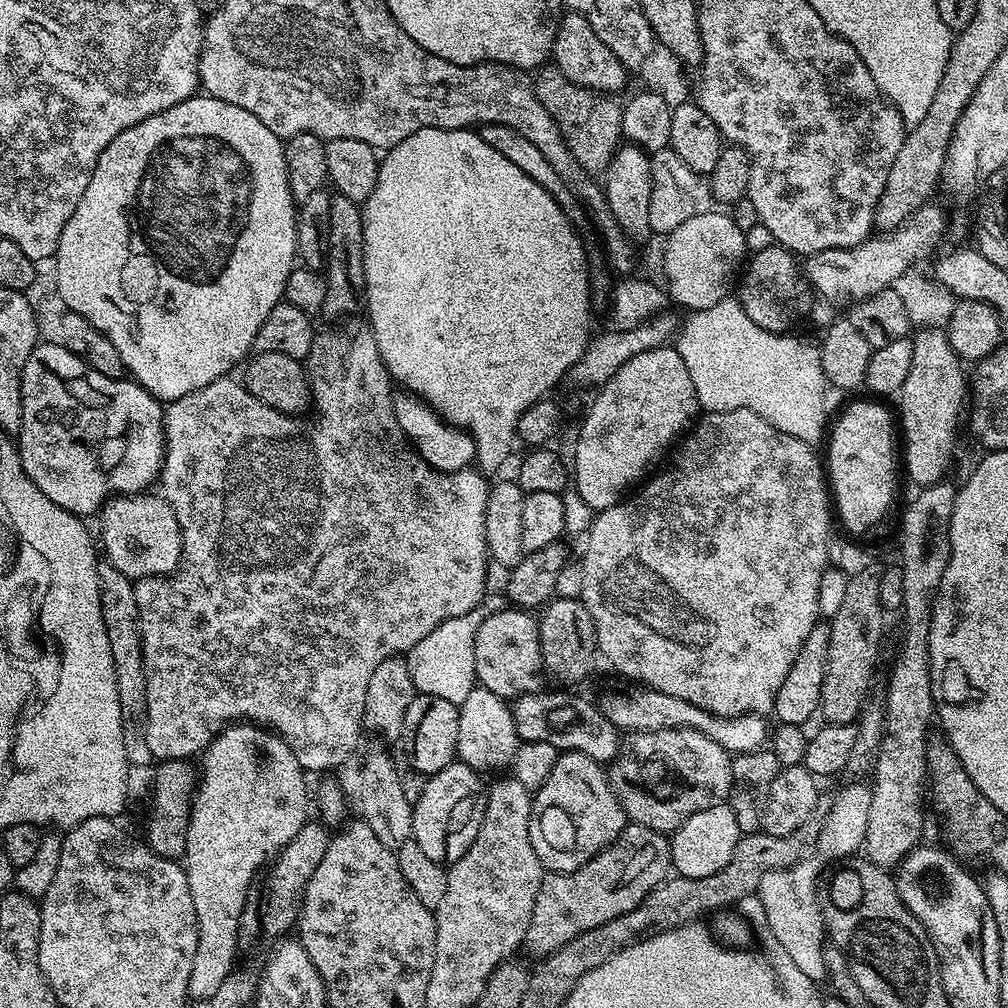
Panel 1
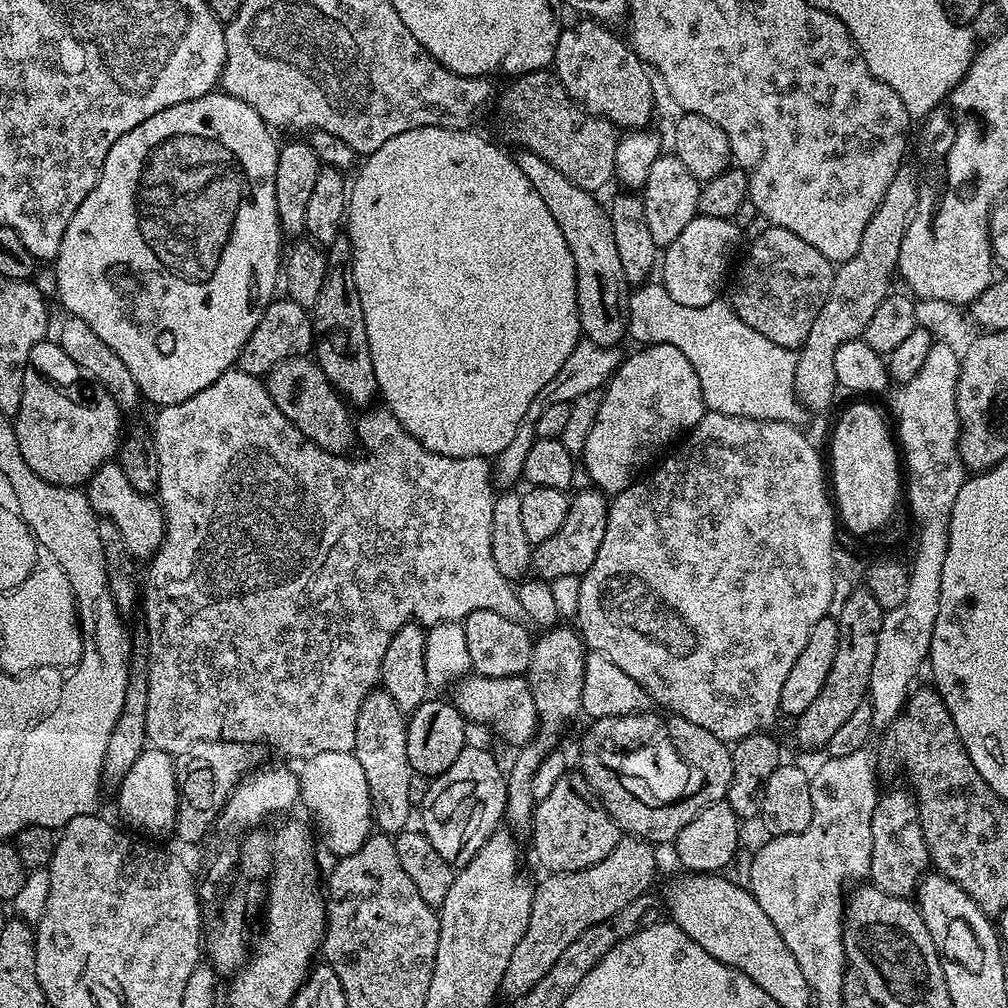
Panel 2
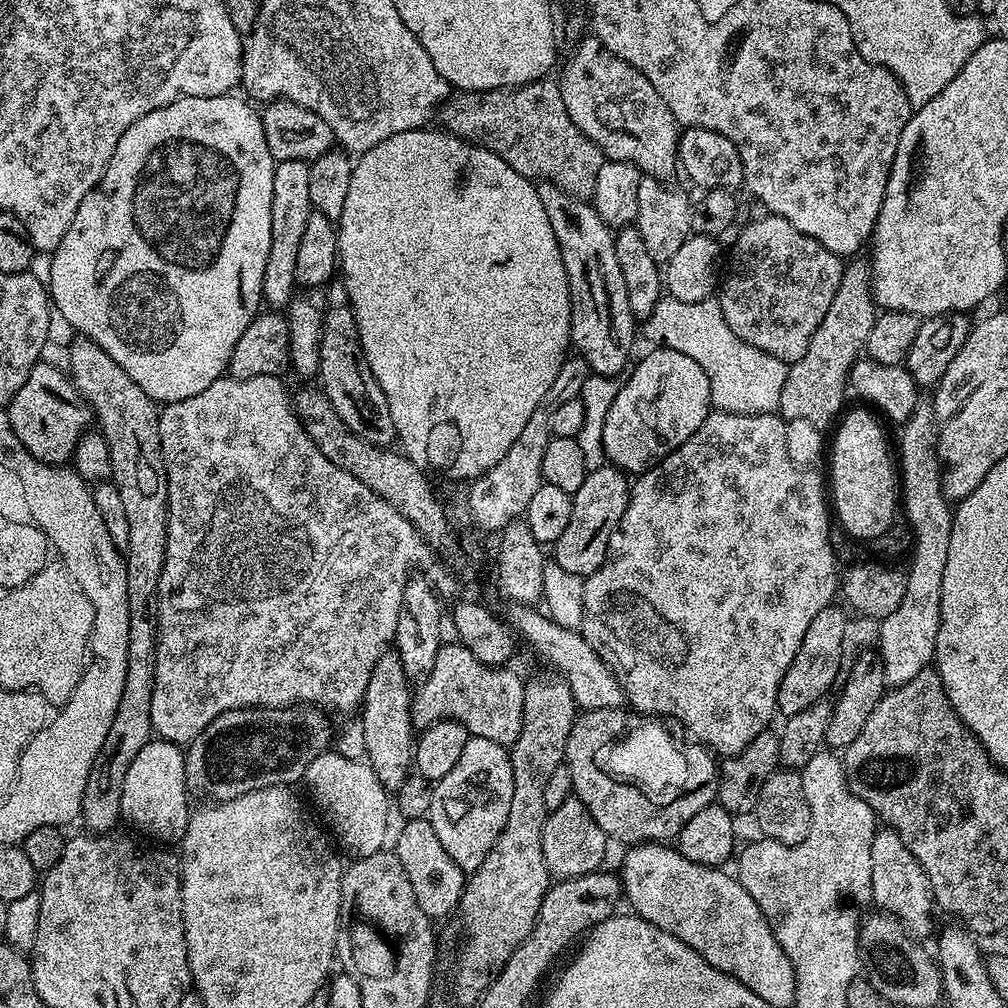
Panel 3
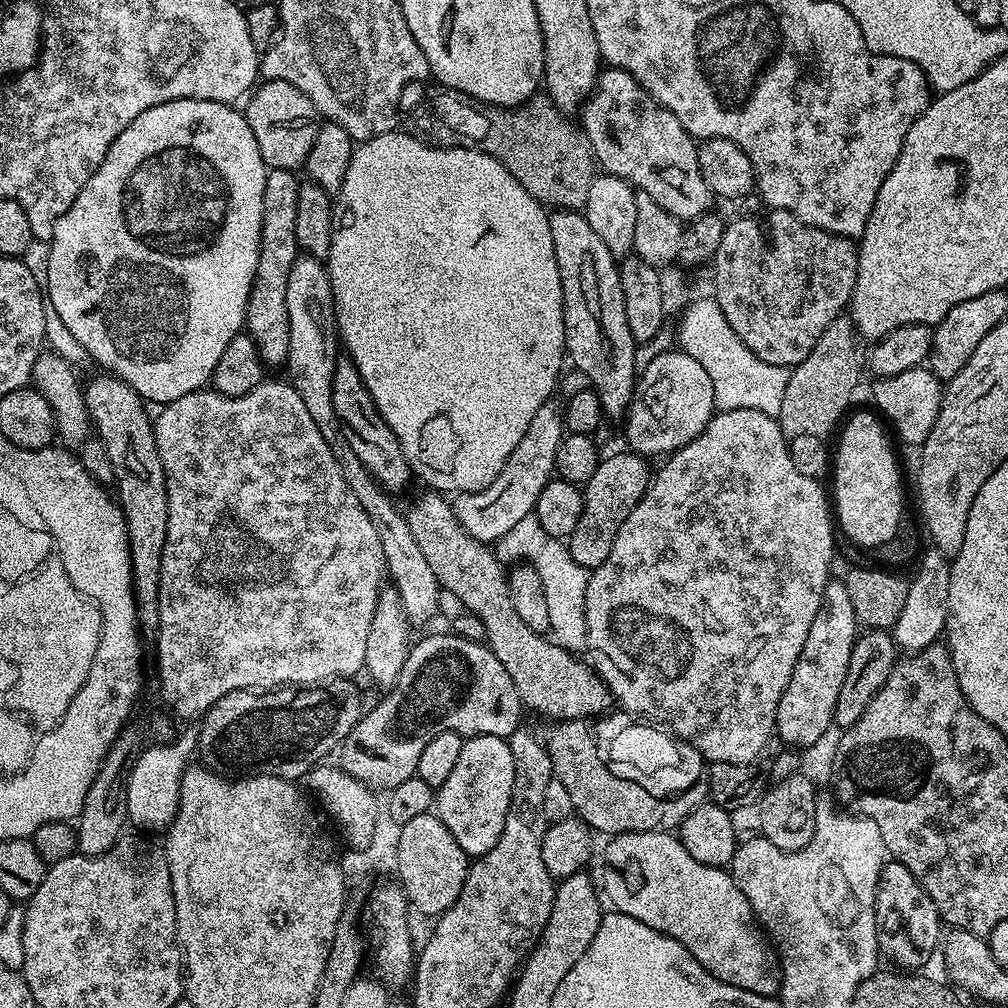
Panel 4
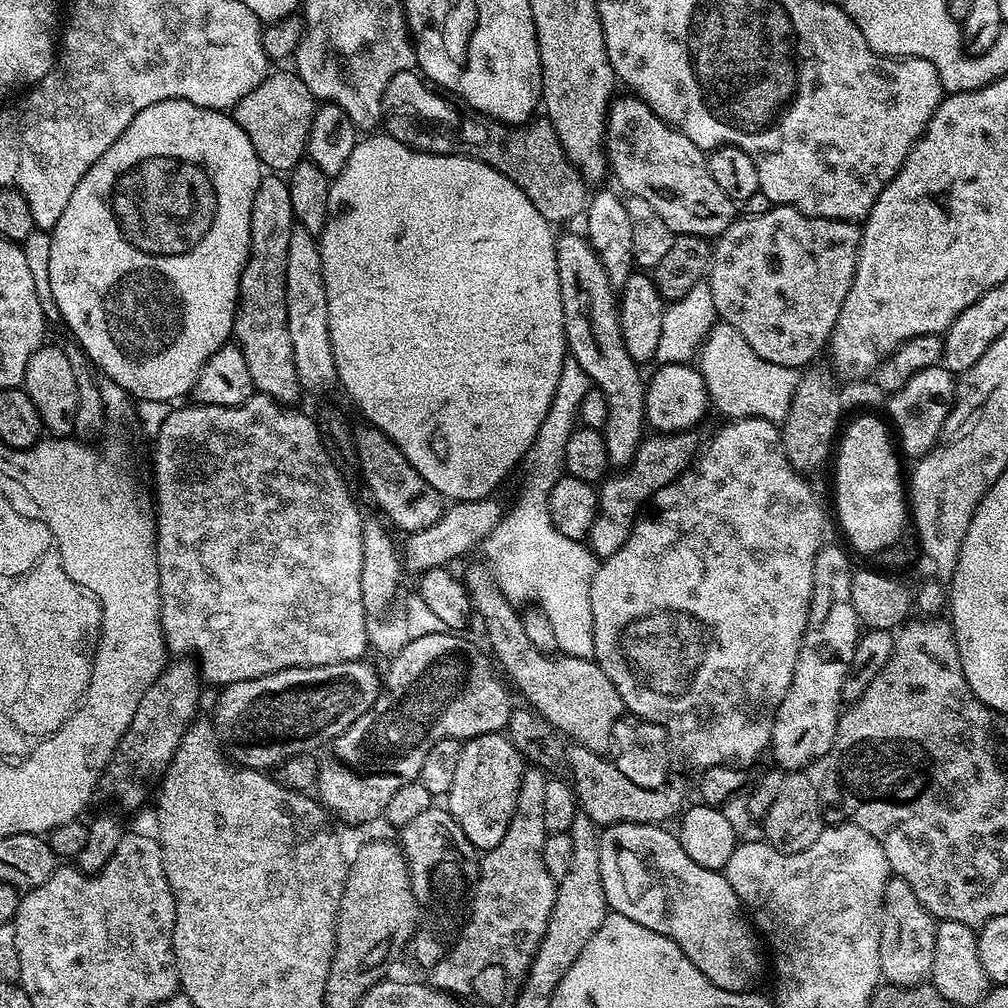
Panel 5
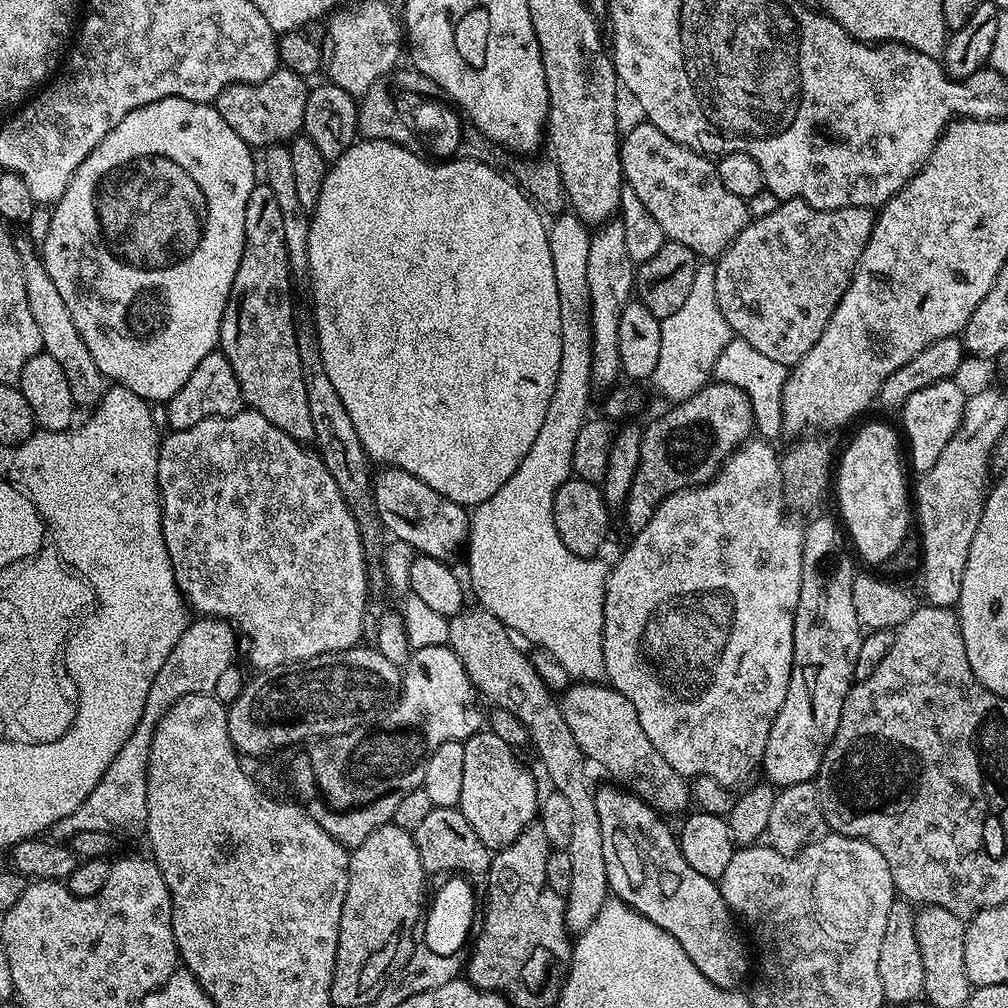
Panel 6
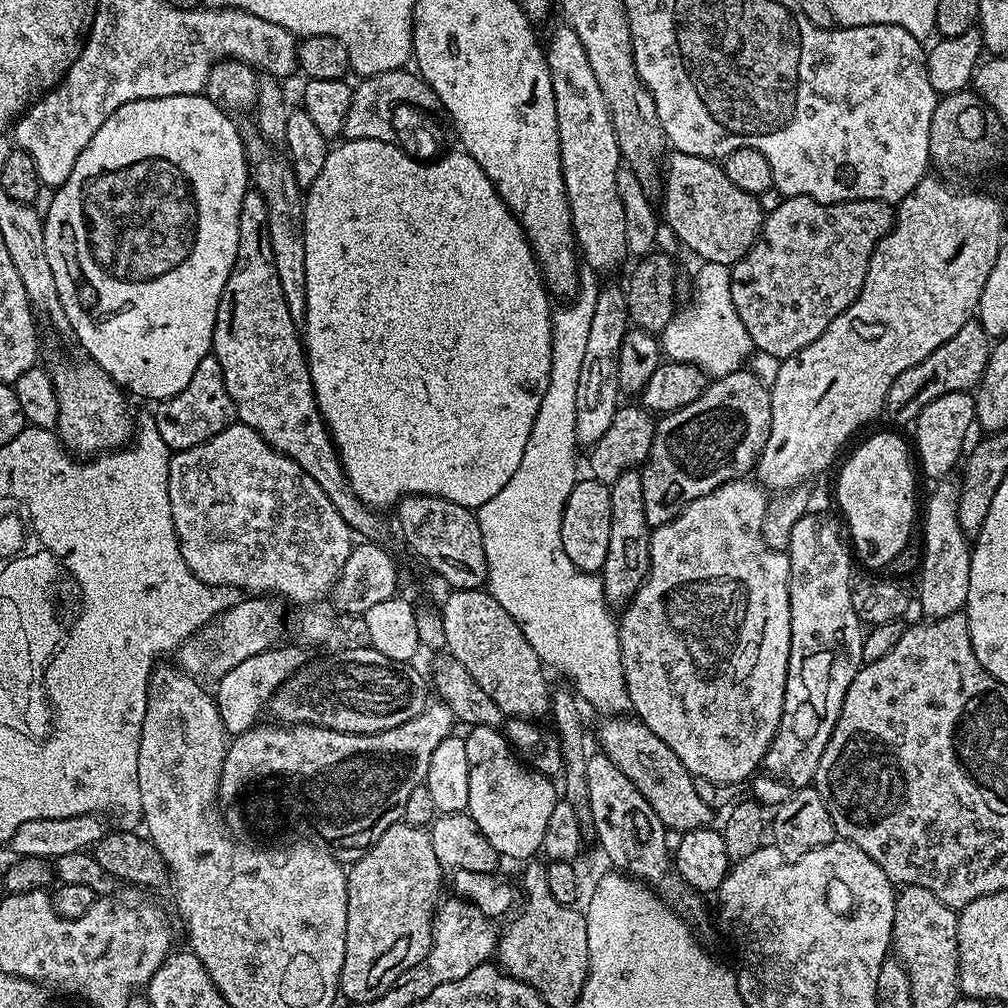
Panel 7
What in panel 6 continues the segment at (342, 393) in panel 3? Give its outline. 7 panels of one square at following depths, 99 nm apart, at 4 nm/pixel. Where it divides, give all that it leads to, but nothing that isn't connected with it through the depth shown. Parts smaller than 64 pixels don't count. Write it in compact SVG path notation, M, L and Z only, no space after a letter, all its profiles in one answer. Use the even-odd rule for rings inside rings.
M381 467L372 482L372 496L376 499L376 509L381 525L393 533L395 539L409 544L415 553L448 562L456 551L468 542L470 512L465 505L454 502L438 490L430 490L422 478L401 468Z

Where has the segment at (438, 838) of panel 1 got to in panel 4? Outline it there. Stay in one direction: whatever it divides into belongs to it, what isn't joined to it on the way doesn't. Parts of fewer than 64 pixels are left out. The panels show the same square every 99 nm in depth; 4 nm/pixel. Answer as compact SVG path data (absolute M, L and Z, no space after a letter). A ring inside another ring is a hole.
M470 736L465 739L462 746L462 754L458 754L458 763L455 764L450 778L446 778L444 785L435 793L434 796L434 812L439 816L441 822L446 826L446 830L450 830L450 834L454 834L454 838L458 842L458 846L462 846L464 853L470 858L475 858L486 854L494 846L494 842L498 842L498 838L502 834L502 826L506 826L506 814L510 806L510 794L514 790L514 754L512 753L512 745L503 736Z

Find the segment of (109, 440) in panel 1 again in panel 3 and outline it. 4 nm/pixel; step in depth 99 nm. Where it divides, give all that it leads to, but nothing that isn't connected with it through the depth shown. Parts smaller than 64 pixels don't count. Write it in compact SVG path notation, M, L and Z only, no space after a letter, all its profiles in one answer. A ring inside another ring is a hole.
M47 362L36 364L30 370L30 378L22 382L22 390L18 390L18 394L14 394L14 398L6 406L10 426L18 442L22 442L22 446L26 446L26 450L34 458L57 466L67 465L71 461L82 434L89 431L93 419L88 403L71 379L61 372Z

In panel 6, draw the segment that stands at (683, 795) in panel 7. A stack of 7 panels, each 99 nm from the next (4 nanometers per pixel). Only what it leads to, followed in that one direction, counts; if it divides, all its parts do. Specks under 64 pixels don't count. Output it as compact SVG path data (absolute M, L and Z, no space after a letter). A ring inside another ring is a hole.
M572 682L558 703L566 726L570 726L570 734L574 734L574 742L578 742L591 763L593 760L610 775L625 780L620 782L661 814L683 813L683 808L689 807L689 781L677 774L674 766L654 750L650 738L646 738L646 730L642 730L642 722L638 722L638 710L634 710L626 694L604 682Z

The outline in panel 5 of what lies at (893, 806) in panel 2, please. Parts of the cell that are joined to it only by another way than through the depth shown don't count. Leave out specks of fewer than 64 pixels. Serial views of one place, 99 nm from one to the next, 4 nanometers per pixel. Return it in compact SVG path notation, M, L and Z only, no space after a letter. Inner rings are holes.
M889 879L880 919L880 974L887 983L913 988L931 977L937 923L905 880Z

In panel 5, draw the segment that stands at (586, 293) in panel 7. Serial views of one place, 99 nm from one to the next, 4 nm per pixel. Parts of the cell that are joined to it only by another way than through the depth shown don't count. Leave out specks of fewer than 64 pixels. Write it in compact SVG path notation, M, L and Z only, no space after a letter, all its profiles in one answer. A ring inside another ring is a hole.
M571 358L565 359L562 374L558 374L558 386L554 390L554 398L550 402L550 410L546 418L542 418L542 426L530 446L528 455L523 461L524 485L516 496L516 501L505 511L504 517L496 523L494 530L484 539L482 551L483 563L490 569L493 580L500 587L500 593L517 606L528 606L533 602L535 607L541 608L550 620L550 627L554 630L554 638L558 638L558 649L565 656L574 658L593 659L594 650L594 614L590 614L590 582L594 578L598 567L597 557L587 543L566 538L550 522L548 499L550 490L554 490L554 482L558 482L565 475L564 455L566 442L570 434L577 427L577 409L582 406L582 400L587 392L594 387L592 379L578 366L578 362Z

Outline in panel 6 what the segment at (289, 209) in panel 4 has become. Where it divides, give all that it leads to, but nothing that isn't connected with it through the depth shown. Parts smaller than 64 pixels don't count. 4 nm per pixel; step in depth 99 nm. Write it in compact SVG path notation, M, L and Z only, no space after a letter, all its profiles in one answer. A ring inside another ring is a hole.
M257 182L250 190L250 202L246 202L246 234L242 262L238 262L238 274L234 274L234 286L230 286L230 298L222 314L219 351L234 366L234 376L242 390L245 405L251 411L262 414L266 422L274 422L278 430L290 434L301 442L314 441L314 425L310 418L310 405L306 403L306 382L302 382L302 358L298 358L296 345L296 317L292 308L293 273L288 267L285 231L282 230L281 207L277 195L268 183Z

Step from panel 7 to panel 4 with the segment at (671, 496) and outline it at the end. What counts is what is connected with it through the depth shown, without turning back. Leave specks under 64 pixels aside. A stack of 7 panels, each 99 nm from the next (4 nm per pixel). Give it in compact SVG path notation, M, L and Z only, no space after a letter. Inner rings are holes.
M631 450L616 452L613 456L605 455L600 464L590 474L590 478L582 485L584 505L582 518L578 518L578 526L574 526L572 535L567 537L568 553L586 569L597 568L610 558L610 550L614 546L614 538L618 538L618 530L626 518L630 518L630 510L638 506L638 502L646 494L650 479L649 461L637 456Z

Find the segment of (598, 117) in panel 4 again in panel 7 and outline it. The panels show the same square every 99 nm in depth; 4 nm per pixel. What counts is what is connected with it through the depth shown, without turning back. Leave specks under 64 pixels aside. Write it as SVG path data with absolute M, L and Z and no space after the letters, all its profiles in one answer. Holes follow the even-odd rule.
M673 151L667 157L662 168L663 200L662 220L667 231L669 228L694 255L700 256L701 261L722 263L727 266L737 264L752 249L754 242L760 237L766 215L760 208L759 199L746 194L746 190L738 190L738 186L734 186L734 182L726 178L723 167L717 161L677 151Z

